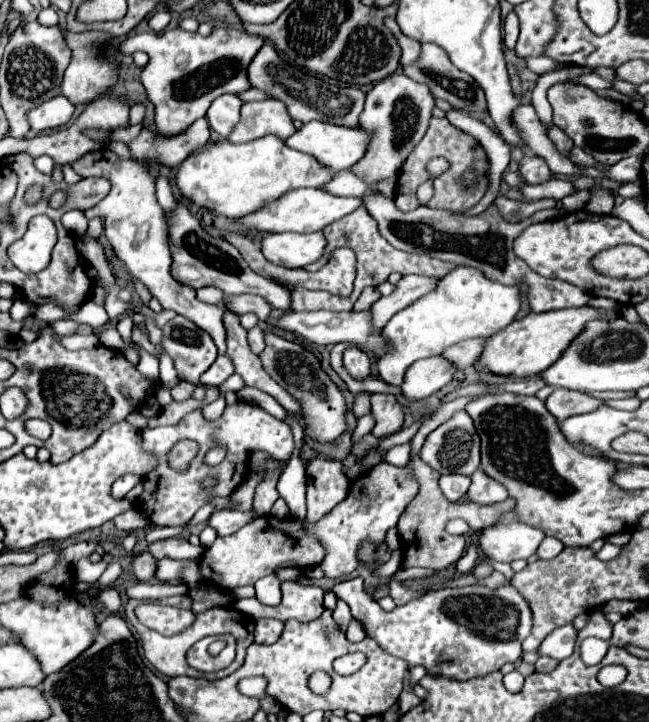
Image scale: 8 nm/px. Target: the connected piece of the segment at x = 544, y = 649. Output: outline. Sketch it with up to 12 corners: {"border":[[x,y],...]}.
{"border":[[560,626],[544,638],[538,656],[564,660],[574,652],[576,630]]}

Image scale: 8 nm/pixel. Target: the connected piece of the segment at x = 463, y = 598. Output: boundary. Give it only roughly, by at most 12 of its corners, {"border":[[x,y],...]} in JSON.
{"border":[[362,578],[332,592],[386,654],[470,680],[530,634],[512,588],[444,588],[386,612]]}

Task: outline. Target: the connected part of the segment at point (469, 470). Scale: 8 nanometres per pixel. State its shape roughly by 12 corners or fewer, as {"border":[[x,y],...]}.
{"border":[[466,410],[428,434],[422,460],[472,476],[480,438]]}

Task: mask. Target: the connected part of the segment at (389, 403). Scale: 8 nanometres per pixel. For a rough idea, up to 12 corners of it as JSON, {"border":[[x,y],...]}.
{"border":[[372,394],[376,438],[398,432],[404,412],[396,396]]}

